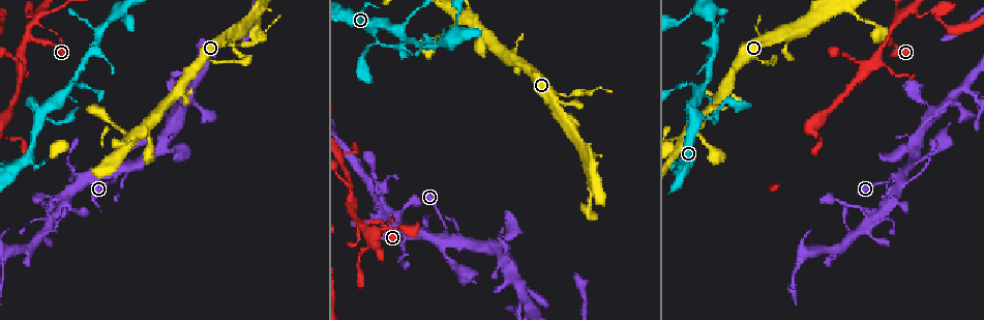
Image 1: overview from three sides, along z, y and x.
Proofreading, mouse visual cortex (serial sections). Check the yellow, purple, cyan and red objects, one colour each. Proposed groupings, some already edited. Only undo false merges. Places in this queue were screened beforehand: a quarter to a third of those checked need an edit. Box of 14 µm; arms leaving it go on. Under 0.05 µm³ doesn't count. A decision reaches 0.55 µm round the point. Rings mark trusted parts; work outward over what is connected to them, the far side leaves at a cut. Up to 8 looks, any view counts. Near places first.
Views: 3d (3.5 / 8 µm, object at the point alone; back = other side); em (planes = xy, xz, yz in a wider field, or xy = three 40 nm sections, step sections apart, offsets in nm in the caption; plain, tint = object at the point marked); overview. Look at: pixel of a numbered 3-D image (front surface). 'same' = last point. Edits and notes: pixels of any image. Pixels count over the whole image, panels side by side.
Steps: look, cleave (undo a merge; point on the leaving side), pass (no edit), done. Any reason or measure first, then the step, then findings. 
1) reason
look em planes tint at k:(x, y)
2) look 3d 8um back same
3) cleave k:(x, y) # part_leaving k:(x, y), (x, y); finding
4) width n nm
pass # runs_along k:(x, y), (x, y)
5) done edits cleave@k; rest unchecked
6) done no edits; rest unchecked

four or more arms meet
look 3d 3.5um at 1:(911, 162)

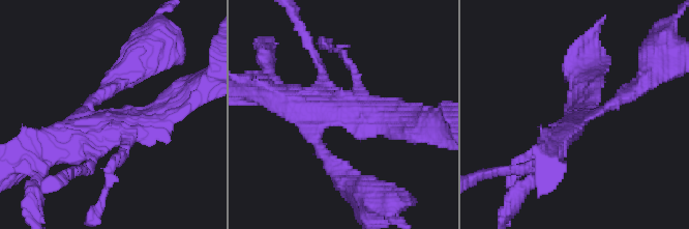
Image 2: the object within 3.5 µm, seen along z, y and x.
need the tissue
look em planes tint at 2:(99, 126)

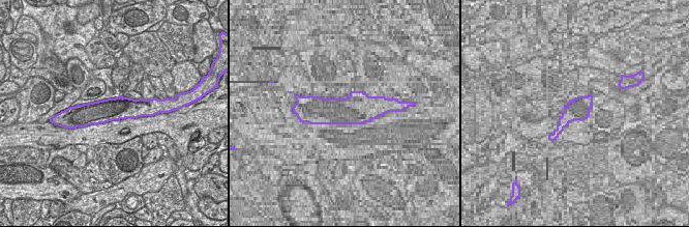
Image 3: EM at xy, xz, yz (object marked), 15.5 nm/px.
pass # runs_along 3:(80, 108), (142, 109), (146, 113); continuous, no second cell

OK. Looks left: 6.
three arms meet
look 3d 8um at 1:(351, 200)

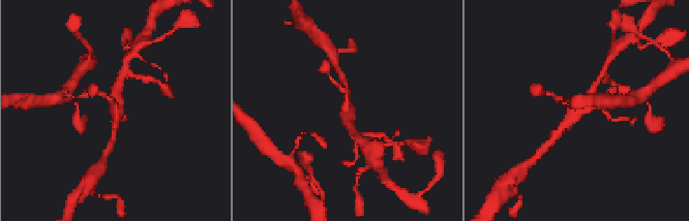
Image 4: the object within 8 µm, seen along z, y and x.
look em xy step 1 tint at 4:(115, 109)

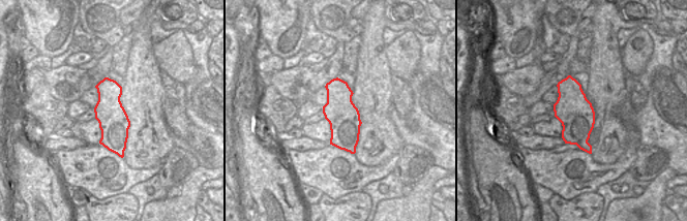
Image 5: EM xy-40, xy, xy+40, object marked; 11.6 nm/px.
arm_widths 150, 250, 300 nm
pass # runs_along 4:(595, 84), (589, 99), (557, 132); one cell here

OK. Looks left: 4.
abrupt turn
look 3d 3.5um at 1:(38, 14)

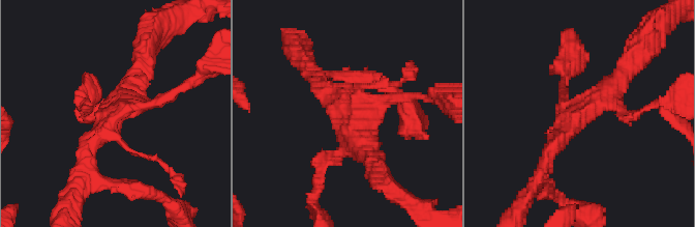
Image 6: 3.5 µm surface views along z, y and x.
shape alone is not enough
look em planes tint at 6:(114, 113)

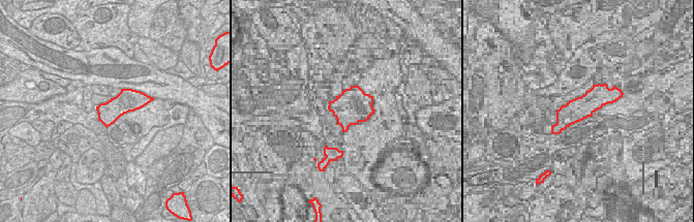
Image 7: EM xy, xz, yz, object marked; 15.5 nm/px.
pass # runs_along 6:(88, 166), (114, 112), (174, 93); all the same cell

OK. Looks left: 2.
done no edits; rest unchecked

